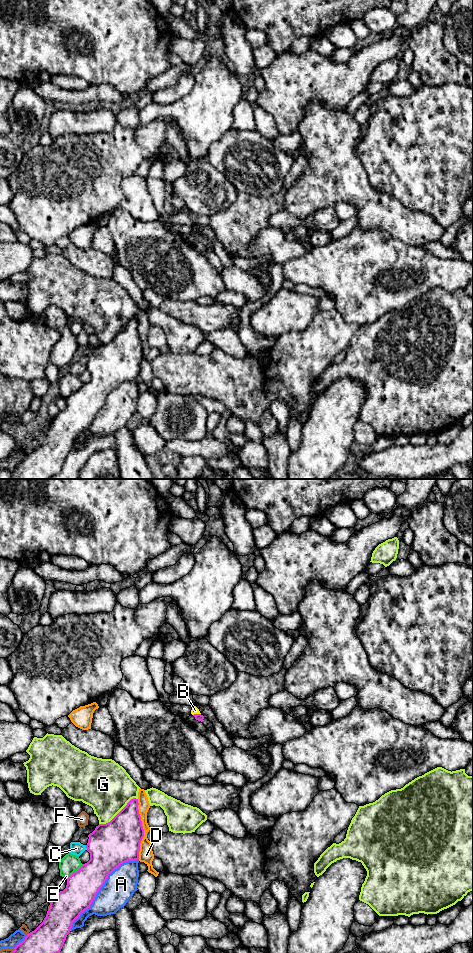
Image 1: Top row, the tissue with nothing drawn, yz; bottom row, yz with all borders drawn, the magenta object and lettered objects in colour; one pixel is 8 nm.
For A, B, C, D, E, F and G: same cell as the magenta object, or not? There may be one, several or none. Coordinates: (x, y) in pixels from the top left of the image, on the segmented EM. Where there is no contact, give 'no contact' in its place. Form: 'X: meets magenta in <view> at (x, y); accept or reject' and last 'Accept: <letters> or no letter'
A: meets magenta in yz at (100, 887); reject
B: meets magenta in yz at (196, 714); reject
C: meets magenta in yz at (86, 847); reject
D: meets magenta in yz at (143, 829); reject
E: meets magenta in yz at (74, 872); reject
F: meets magenta in yz at (27, 934); reject
G: meets magenta in yz at (119, 812); reject
Accept: no letter

